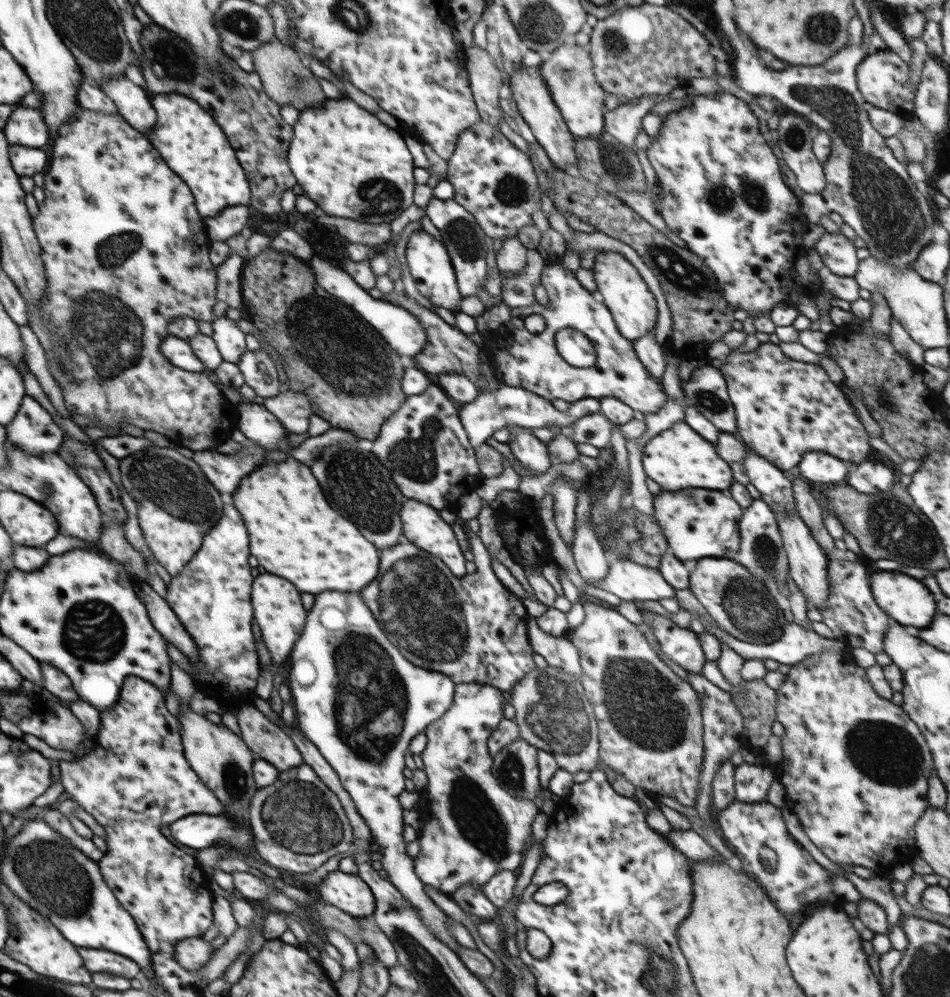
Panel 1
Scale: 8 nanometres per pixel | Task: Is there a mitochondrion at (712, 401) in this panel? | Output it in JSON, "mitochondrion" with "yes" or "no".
{"mitochondrion":"yes"}

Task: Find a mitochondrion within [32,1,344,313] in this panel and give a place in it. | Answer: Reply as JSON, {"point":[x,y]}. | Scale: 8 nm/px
{"point":[165,59]}

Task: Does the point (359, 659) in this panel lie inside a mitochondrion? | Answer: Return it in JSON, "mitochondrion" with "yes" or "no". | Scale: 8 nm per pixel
{"mitochondrion":"yes"}

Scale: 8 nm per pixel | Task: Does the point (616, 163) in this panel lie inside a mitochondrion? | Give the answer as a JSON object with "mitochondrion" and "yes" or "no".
{"mitochondrion":"yes"}

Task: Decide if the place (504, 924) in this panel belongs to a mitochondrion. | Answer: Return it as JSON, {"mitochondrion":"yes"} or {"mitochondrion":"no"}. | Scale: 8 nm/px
{"mitochondrion":"no"}

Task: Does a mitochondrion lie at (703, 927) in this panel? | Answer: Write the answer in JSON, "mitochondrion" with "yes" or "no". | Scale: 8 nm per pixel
{"mitochondrion":"no"}

